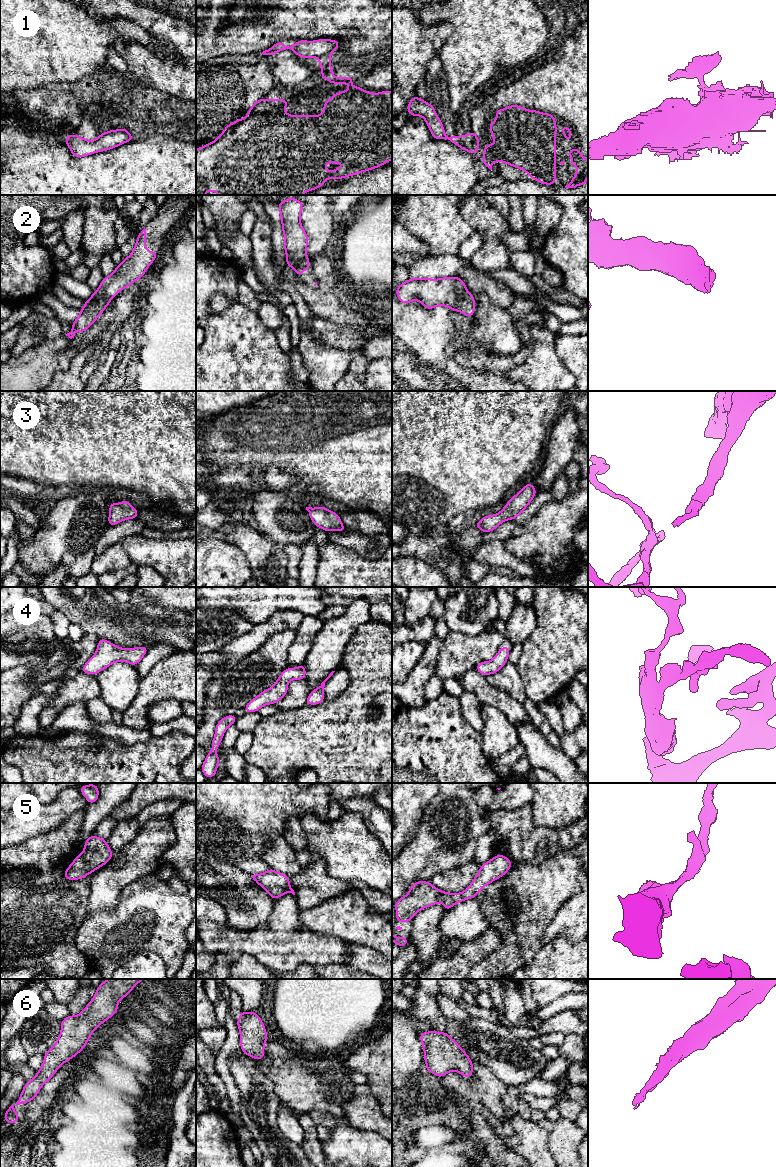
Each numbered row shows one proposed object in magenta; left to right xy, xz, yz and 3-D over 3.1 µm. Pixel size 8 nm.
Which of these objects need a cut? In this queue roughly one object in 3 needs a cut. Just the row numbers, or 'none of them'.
1

